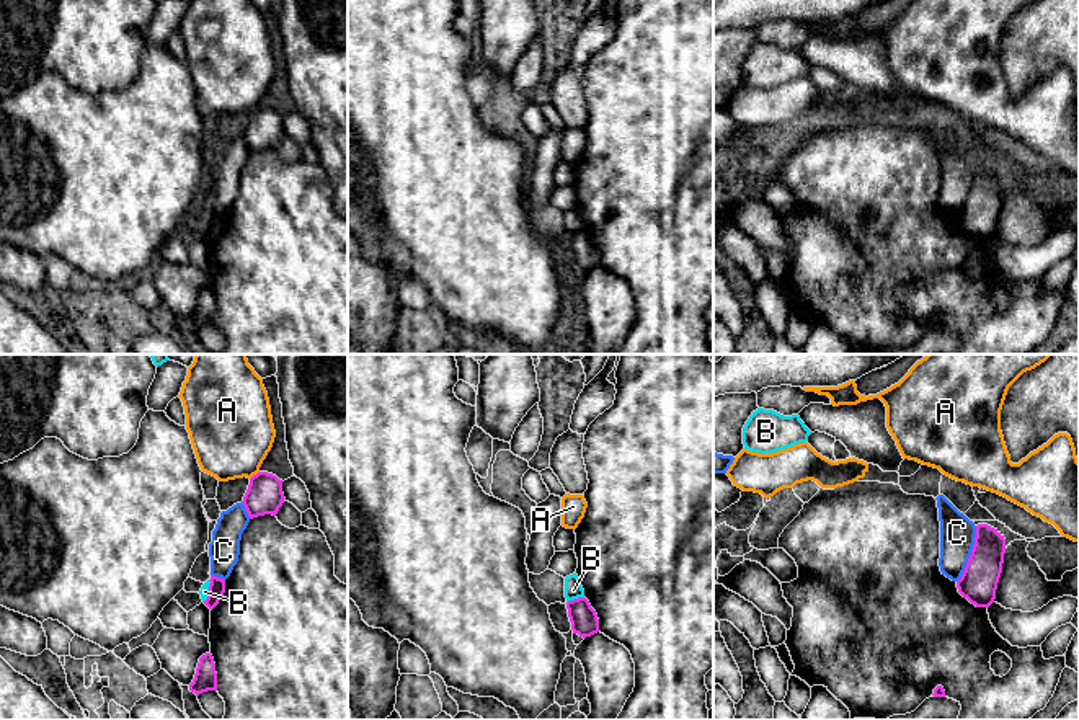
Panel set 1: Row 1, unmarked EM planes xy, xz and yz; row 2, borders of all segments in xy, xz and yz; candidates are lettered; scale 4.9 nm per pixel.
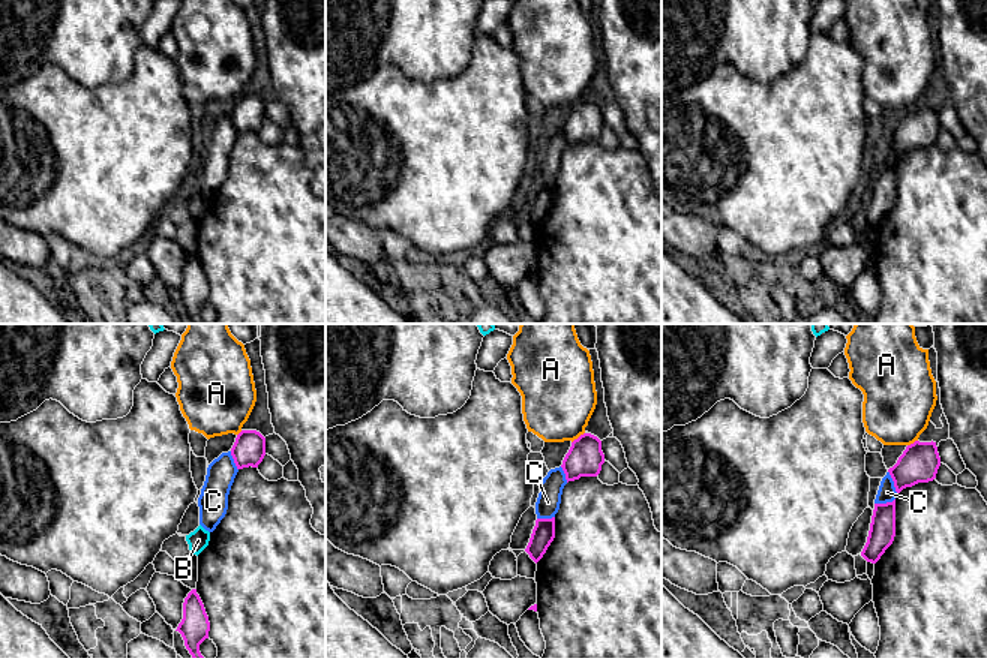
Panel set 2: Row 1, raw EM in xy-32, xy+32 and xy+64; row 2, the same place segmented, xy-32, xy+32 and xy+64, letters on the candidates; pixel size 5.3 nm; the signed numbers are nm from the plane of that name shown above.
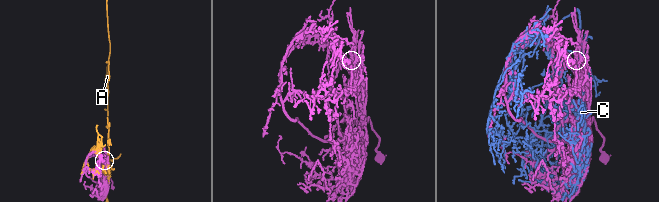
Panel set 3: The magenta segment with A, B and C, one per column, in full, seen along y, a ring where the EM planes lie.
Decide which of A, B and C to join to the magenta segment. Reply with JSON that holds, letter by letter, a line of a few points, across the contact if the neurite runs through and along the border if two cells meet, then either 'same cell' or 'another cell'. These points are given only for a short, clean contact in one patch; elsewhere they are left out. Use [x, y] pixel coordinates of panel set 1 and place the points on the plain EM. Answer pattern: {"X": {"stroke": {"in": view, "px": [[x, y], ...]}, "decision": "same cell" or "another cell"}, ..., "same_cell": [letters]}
{"A": {"decision": "another cell"}, "B": {"stroke": {"in": "xz", "px": [[583, 231], [567, 237]]}, "decision": "another cell"}, "C": {"decision": "another cell"}, "same_cell": []}

